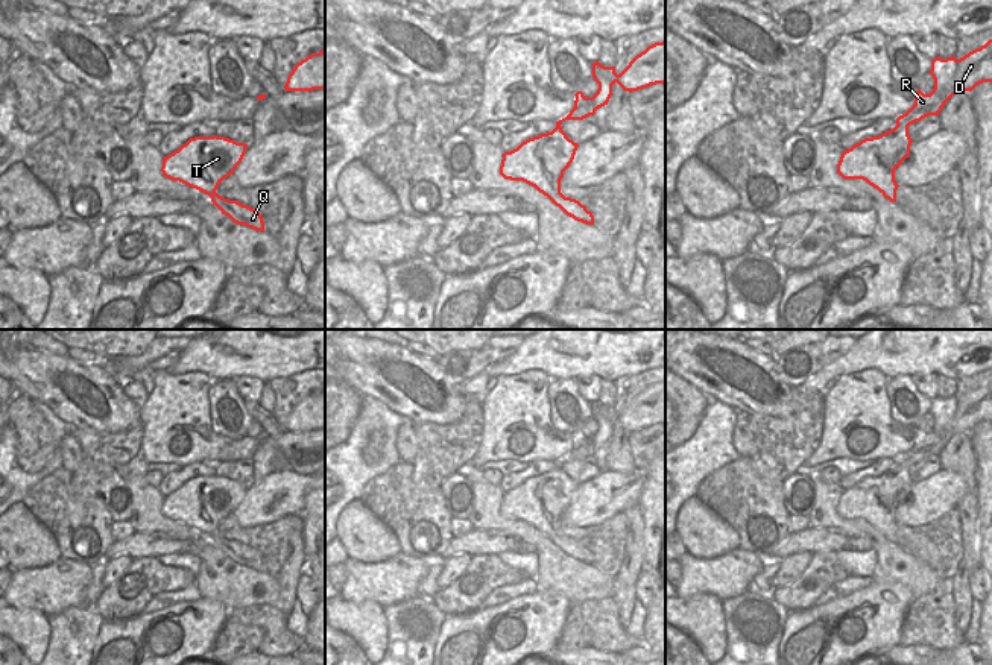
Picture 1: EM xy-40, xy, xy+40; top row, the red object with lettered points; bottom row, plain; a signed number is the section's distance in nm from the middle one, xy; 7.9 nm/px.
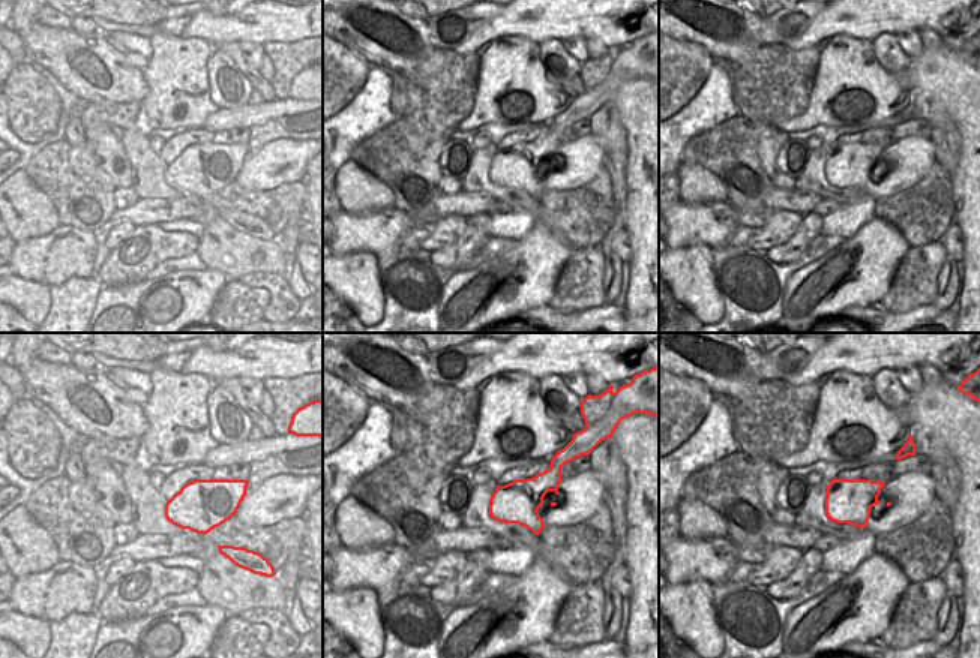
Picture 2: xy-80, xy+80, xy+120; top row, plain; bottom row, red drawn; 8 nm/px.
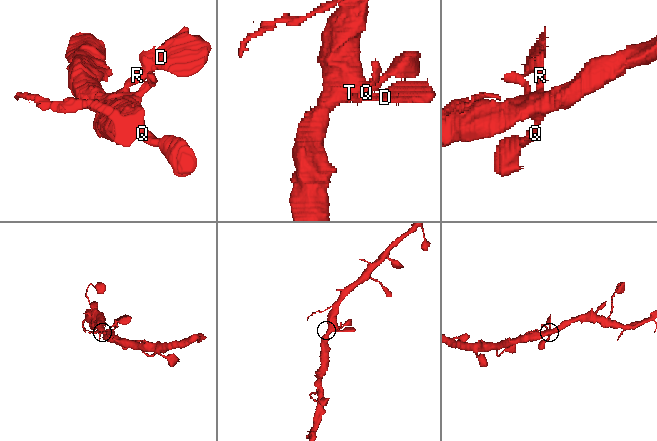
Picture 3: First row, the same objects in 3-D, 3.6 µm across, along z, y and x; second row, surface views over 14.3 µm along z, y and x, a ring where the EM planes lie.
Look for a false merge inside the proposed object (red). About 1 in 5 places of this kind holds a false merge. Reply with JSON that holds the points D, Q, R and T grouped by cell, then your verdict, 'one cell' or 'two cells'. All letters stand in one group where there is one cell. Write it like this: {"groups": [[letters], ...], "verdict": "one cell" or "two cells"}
{"groups": [["D", "Q", "R", "T"]], "verdict": "one cell"}

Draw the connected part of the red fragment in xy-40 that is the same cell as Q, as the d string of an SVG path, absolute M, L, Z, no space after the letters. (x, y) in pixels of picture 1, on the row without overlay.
M194 477L164 496L161 512L172 521L208 534L213 545L234 563L264 572L264 562L257 550L216 533L219 524L242 503L246 487L248 484L225 477Z

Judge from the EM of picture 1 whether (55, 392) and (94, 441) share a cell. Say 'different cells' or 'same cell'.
different cells

